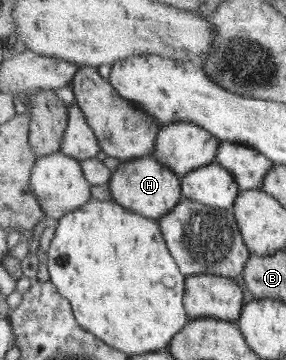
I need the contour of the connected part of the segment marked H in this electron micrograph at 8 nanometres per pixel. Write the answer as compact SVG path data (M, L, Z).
M154 155L120 162L109 184L114 200L117 203L123 205L125 209L129 209L131 212L134 211L135 213L155 220L160 220L163 216L166 216L183 199L181 176L173 169L160 163Z

